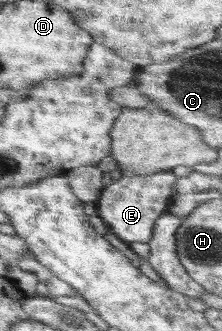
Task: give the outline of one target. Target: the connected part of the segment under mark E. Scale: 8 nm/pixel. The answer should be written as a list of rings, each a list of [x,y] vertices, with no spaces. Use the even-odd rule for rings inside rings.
[[[171,170],[147,175],[136,172],[125,173],[119,180],[104,186],[95,205],[96,214],[119,239],[129,244],[147,243],[151,239],[155,221],[168,209],[173,197],[175,180],[177,177]]]

